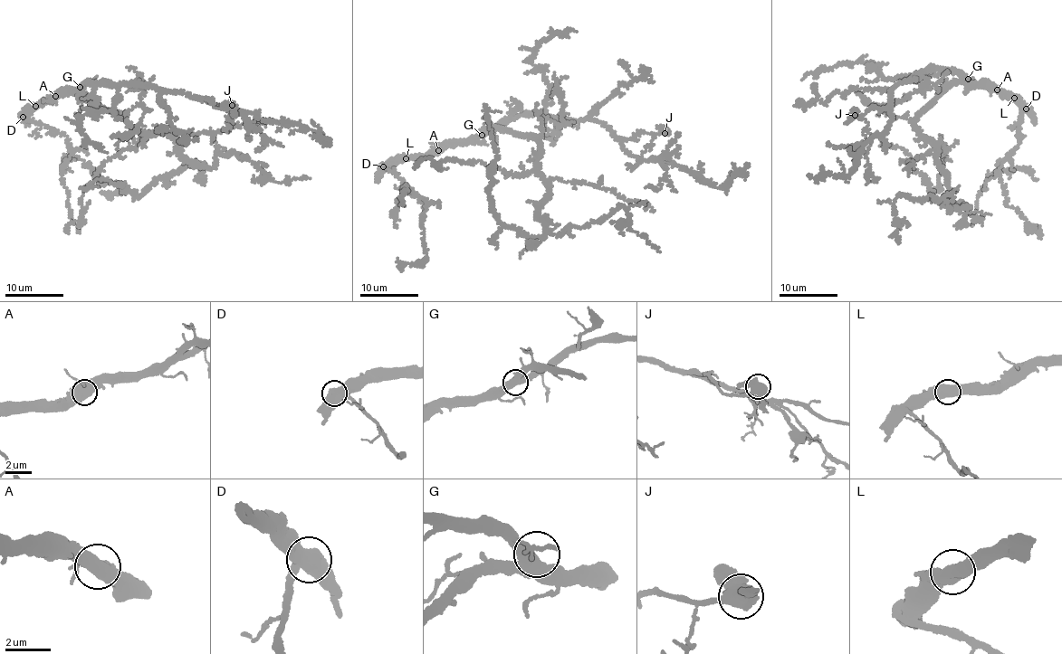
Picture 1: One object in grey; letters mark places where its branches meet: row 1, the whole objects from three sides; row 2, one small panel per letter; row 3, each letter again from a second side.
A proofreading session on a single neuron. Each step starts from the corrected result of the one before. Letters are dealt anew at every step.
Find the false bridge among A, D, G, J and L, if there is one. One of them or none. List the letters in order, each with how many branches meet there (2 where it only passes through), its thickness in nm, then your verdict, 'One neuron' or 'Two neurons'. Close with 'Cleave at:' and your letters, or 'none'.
A: Branches: 3. Thickness 500 nm. One neuron
D: Branches: 3. Thickness 600 nm. One neuron
G: Branches: 3. Thickness 460 nm. One neuron
J: Branches: 3. Thickness 600 nm. One neuron
L: Branches: 2. Thickness 650 nm. One neuron
Cleave at: none

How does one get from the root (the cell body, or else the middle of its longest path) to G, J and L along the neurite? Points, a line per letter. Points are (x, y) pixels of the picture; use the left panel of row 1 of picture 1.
G: (93, 107), (86, 100), (80, 87)
J: (93, 107), (81, 90), (92, 82), (174, 91), (206, 99), (215, 108), (225, 109), (232, 105)
L: (93, 107), (77, 91), (71, 94), (59, 91), (34, 106)

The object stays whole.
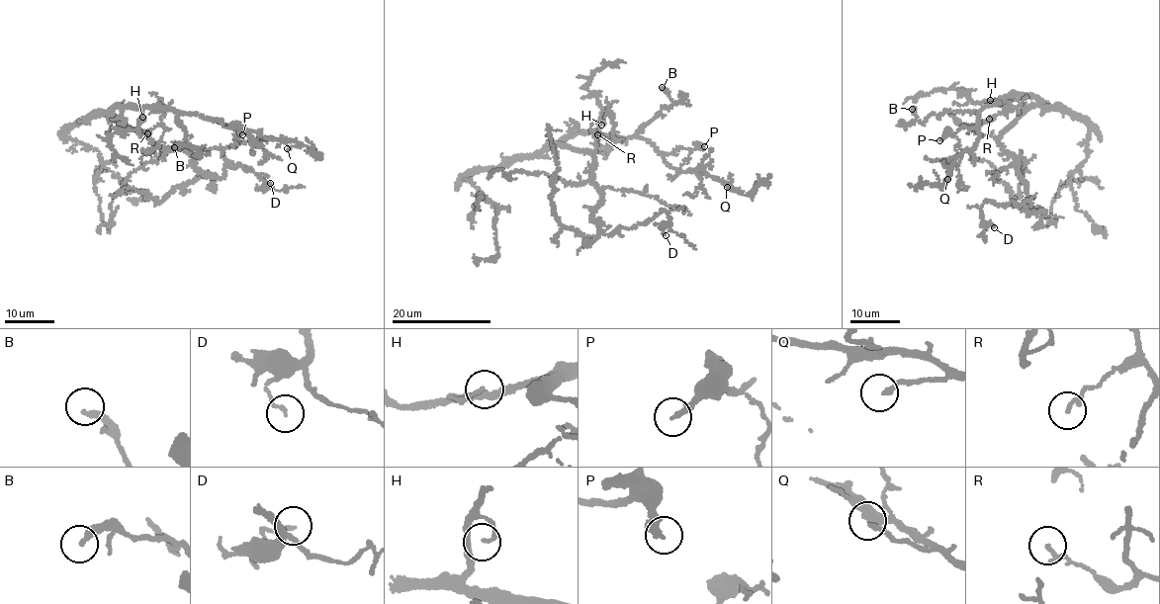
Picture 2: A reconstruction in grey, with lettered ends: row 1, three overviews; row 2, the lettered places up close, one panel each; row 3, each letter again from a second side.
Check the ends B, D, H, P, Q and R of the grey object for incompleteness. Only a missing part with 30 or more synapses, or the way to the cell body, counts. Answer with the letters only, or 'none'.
none

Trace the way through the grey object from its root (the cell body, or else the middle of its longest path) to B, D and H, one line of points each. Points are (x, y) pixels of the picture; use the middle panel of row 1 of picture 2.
B: (559, 145), (546, 147), (578, 133), (631, 137), (661, 109), (672, 103), (662, 87)
D: (559, 145), (592, 154), (601, 199), (592, 214), (604, 233), (646, 223), (664, 212), (666, 235)
H: (559, 145), (546, 147), (578, 133), (593, 133), (598, 129), (601, 119), (604, 122), (601, 125)

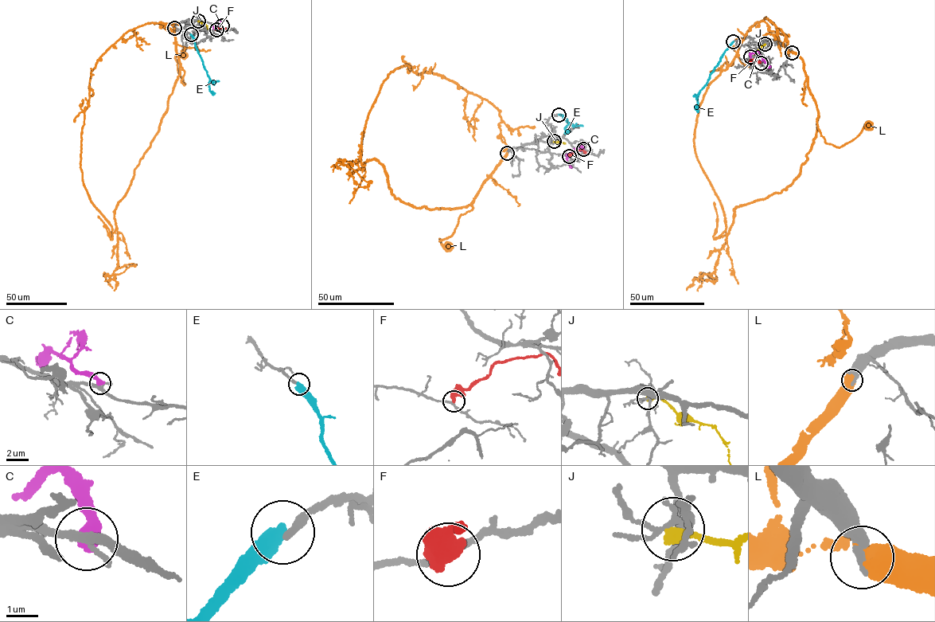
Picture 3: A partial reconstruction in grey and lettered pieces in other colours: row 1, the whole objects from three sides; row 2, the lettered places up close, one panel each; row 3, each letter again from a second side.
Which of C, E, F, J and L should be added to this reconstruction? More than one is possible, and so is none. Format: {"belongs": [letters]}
{"belongs": ["L"]}

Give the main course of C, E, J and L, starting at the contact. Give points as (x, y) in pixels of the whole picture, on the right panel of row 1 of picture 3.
C: (750, 56), (749, 53), (756, 52), (768, 68)
E: (733, 41), (699, 92), (697, 111), (695, 105)
J: (765, 44), (753, 54)
L: (792, 52), (818, 111), (811, 150), (721, 235), (699, 107), (765, 17), (777, 33), (762, 37)

